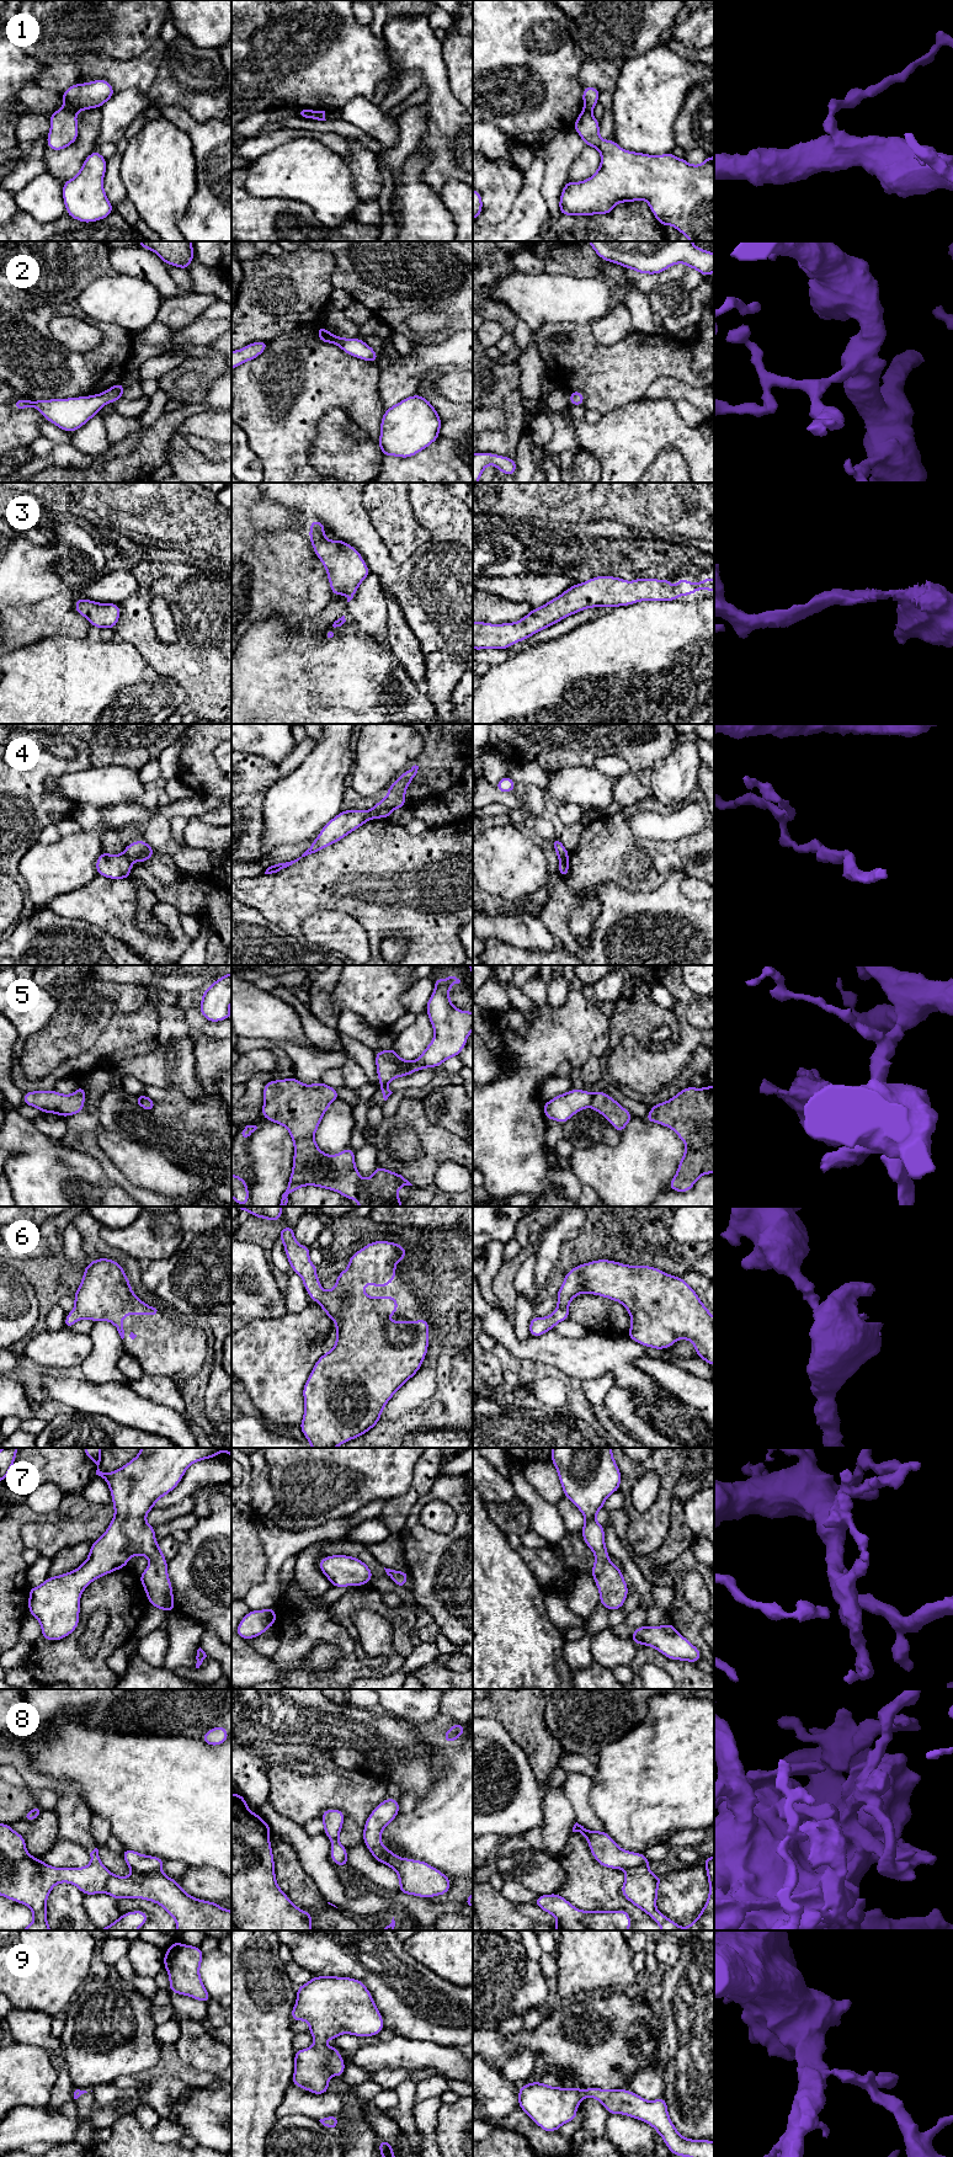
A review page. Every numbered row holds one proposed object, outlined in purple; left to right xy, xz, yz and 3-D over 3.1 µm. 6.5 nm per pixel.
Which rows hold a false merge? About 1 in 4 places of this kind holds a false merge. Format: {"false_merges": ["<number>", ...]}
{"false_merges": ["1", "4", "5"]}

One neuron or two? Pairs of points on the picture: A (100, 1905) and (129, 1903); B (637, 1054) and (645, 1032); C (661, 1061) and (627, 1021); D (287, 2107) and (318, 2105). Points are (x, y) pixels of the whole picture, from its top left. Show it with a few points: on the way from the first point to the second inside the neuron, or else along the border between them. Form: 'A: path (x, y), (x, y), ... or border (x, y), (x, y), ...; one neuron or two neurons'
A: border (116, 1901), (117, 1910), (121, 1913); two neurons
B: border (651, 1047), (626, 1034), (613, 1049); two neurons
C: border (632, 1033), (627, 1033), (619, 1040); two neurons
D: path (294, 2105), (310, 2105); one neuron

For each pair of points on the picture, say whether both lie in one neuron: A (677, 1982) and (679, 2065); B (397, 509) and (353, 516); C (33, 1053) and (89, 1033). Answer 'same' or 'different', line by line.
A: same
B: different
C: same

